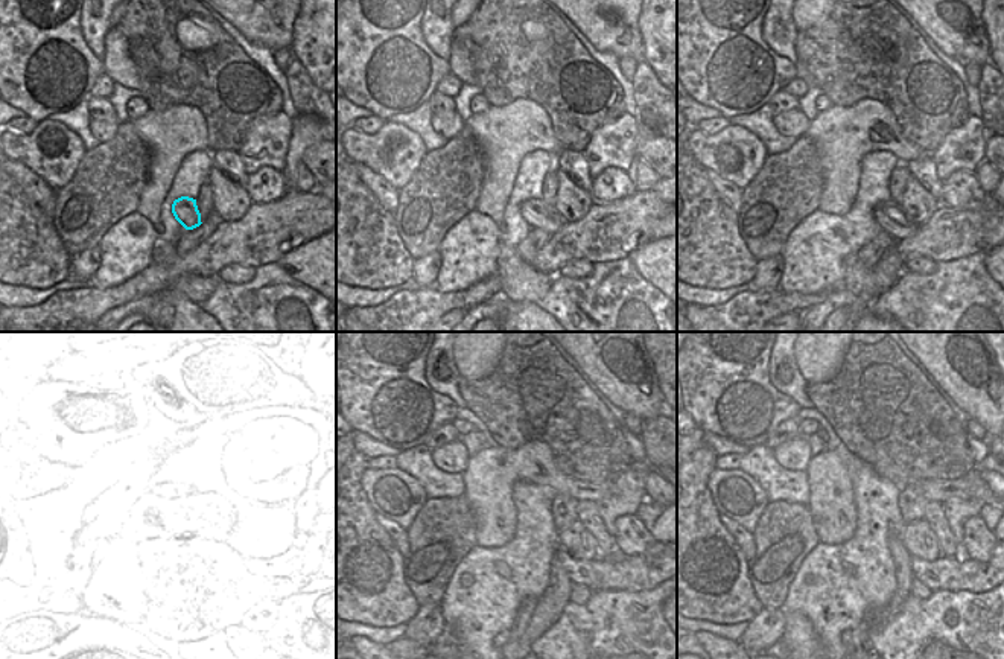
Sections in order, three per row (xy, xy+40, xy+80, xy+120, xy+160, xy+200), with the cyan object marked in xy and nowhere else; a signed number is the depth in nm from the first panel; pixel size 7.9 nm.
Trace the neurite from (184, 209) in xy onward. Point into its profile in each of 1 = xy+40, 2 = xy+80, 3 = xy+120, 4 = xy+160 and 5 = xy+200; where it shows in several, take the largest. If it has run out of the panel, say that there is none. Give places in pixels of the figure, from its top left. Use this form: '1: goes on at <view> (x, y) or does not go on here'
1: goes on at xy+40 (537, 215)
2: goes on at xy+80 (890, 218)
3: goes on at xy+120 (216, 563)
4: goes on at xy+160 (600, 574)
5: goes on at xy+200 (945, 574)

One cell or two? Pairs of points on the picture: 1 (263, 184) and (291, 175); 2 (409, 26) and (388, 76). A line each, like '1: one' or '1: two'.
1: two
2: one

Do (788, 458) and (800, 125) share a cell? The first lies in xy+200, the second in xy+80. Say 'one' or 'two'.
one

